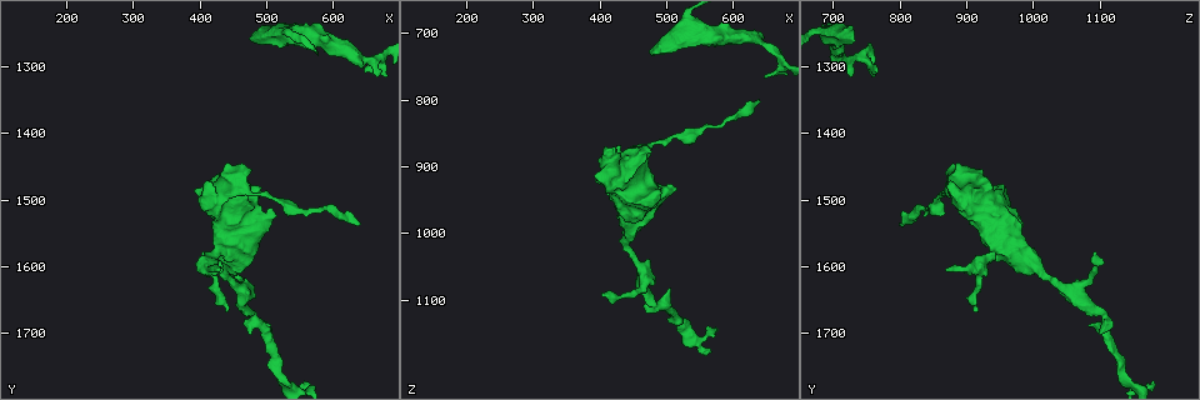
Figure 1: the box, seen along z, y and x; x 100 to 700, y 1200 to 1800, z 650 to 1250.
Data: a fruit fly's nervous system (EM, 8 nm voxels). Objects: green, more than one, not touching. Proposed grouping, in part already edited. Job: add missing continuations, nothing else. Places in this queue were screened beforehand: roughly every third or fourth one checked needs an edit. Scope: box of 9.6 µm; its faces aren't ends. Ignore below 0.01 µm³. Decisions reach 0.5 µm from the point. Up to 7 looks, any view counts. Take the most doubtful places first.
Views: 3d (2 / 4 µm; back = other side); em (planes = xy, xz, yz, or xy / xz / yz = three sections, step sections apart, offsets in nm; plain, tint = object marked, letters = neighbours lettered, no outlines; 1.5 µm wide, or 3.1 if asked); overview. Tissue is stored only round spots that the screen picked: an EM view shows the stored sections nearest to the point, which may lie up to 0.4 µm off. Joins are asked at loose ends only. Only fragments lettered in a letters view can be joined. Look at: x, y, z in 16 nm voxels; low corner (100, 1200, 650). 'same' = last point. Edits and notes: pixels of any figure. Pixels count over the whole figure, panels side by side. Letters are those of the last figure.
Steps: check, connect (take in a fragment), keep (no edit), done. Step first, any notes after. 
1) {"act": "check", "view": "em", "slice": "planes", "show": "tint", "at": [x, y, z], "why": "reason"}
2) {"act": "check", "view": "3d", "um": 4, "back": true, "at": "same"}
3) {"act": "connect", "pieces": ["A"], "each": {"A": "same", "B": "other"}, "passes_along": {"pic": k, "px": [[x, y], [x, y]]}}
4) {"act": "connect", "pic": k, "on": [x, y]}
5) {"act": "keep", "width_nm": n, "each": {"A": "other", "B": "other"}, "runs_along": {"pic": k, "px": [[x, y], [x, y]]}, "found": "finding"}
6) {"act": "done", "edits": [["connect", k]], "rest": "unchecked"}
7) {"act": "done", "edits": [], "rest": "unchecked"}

{"act": "check", "view": "em", "slice": "planes", "show": "letters", "at": [475, 1255, 735]}

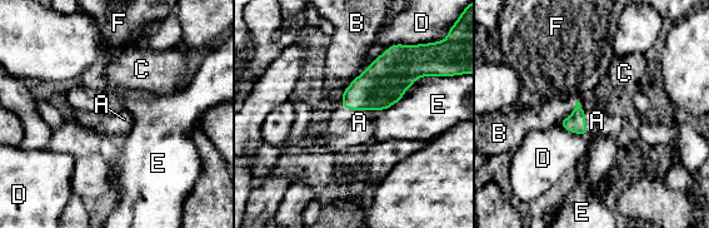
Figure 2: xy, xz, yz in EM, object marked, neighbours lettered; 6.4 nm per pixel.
{"act": "connect", "pic": 2, "on": [359, 122], "longest_contact_nm": ["D", 300], "each": {"A": "same", "B": "other", "C": "other", "D": "other", "E": "other", "F": "other"}, "found": "it goes on there"}

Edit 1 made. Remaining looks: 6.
{"act": "check", "view": "overview"}

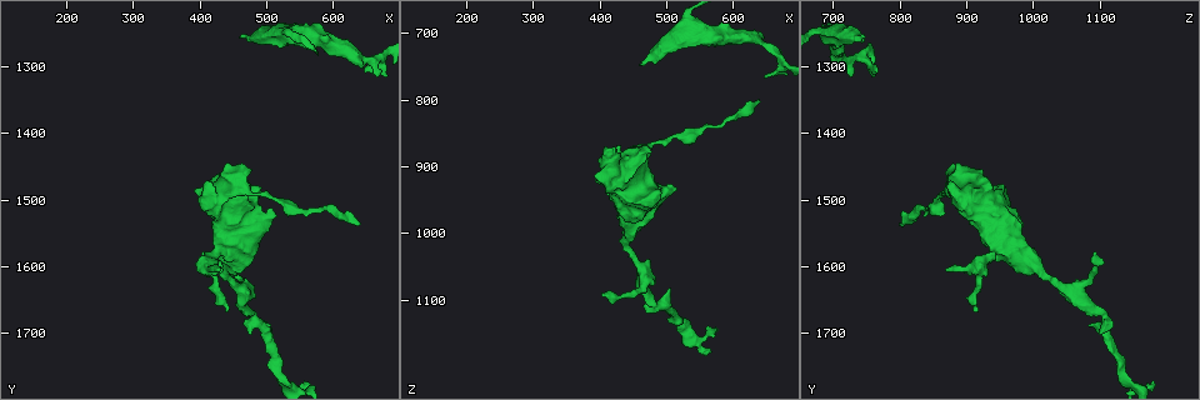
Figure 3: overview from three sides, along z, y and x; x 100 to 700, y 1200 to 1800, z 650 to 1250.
{"act": "check", "view": "em", "slice": "planes", "show": "letters", "at": [425, 1605, 870], "why": "an open end"}

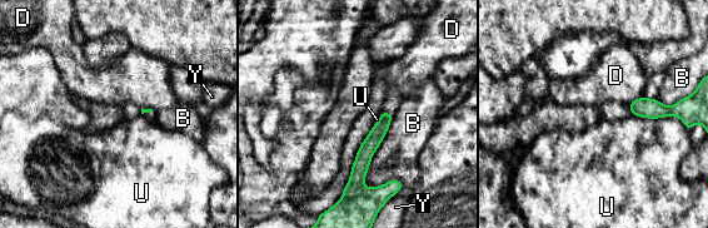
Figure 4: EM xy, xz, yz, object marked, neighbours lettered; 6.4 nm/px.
{"act": "keep", "each": {"B": "other", "D": "other", "U": "other", "Y": "other"}, "border": {"pic": 4, "px": [[633, 115], [678, 117], [682, 122]]}, "found": "no lettered fragment goes on from it"}

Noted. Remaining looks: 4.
{"act": "check", "view": "em", "slice": "planes", "show": "letters", "at": [635, 1540, 800], "why": "long arm stops here"}

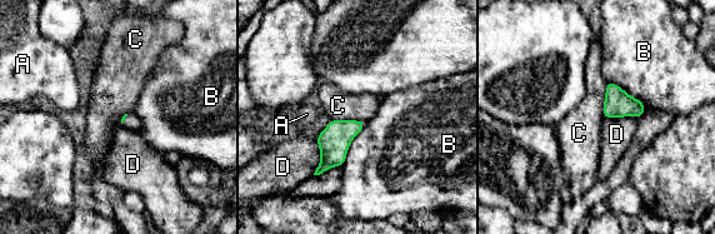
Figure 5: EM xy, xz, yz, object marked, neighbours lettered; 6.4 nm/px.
{"act": "keep", "longest_contact_nm": ["B", 340], "each": {"A": "other", "B": "other", "C": "other", "D": "other"}, "found": "none of them fits"}

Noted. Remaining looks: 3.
{"act": "done", "edits": [["connect", 2]], "rest": "unchecked"}

